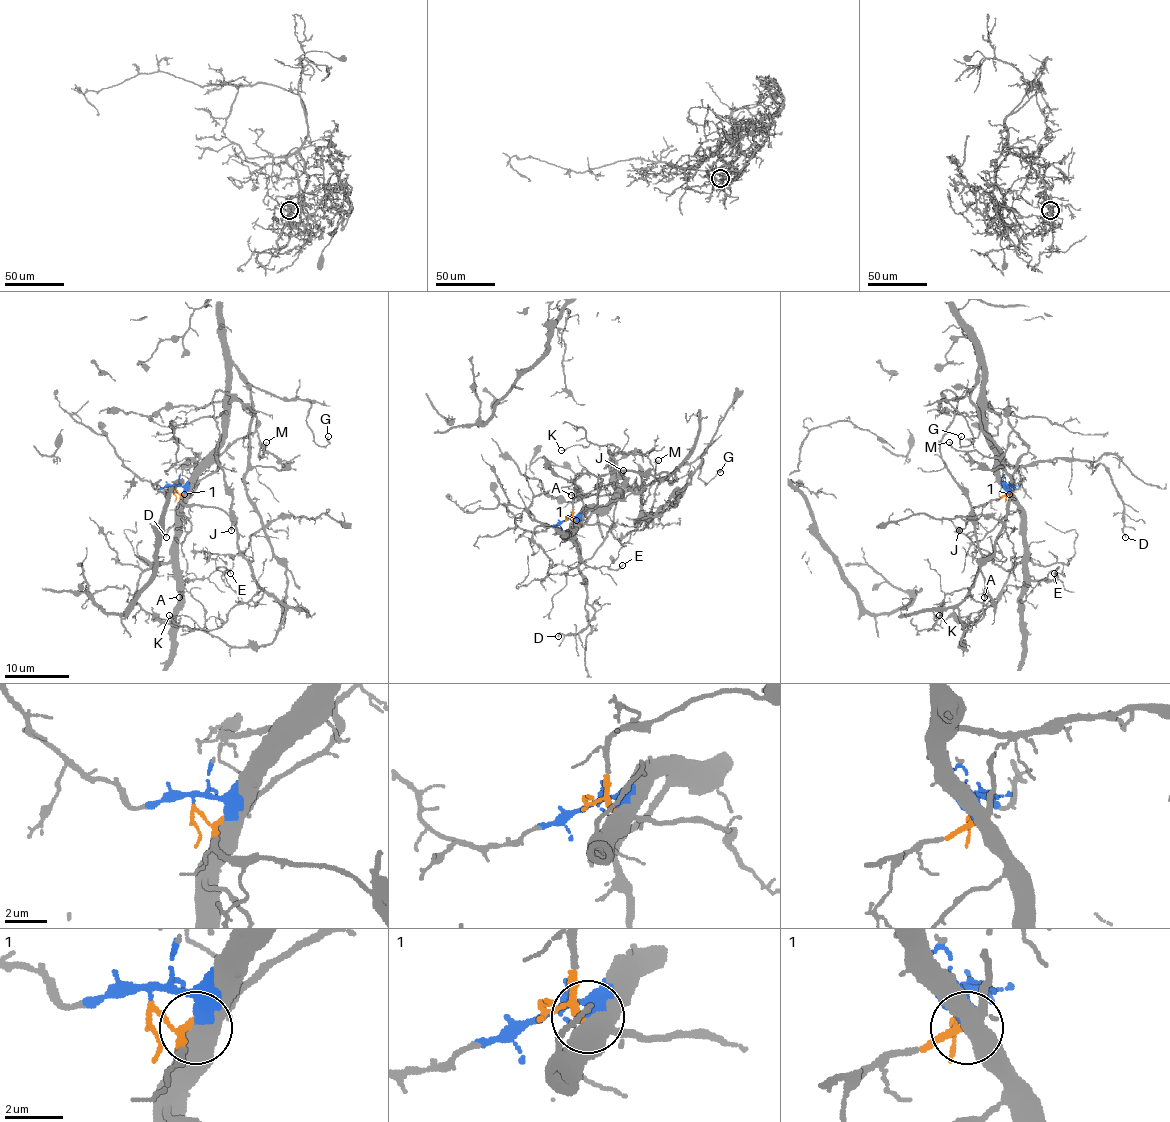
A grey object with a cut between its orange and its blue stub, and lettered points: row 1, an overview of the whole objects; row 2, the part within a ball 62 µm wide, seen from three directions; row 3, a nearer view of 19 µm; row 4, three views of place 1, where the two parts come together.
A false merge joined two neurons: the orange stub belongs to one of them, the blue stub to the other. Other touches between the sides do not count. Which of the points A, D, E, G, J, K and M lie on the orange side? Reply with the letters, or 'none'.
A, J, K, M

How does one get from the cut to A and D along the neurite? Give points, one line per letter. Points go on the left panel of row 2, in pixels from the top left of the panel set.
A: (174, 489), (184, 503), (221, 508), (256, 582), (285, 616), (269, 644), (227, 645), (189, 592), (179, 597)
D: (174, 487), (182, 486), (200, 466), (184, 465), (187, 458), (197, 466), (203, 463), (197, 487), (166, 537)

